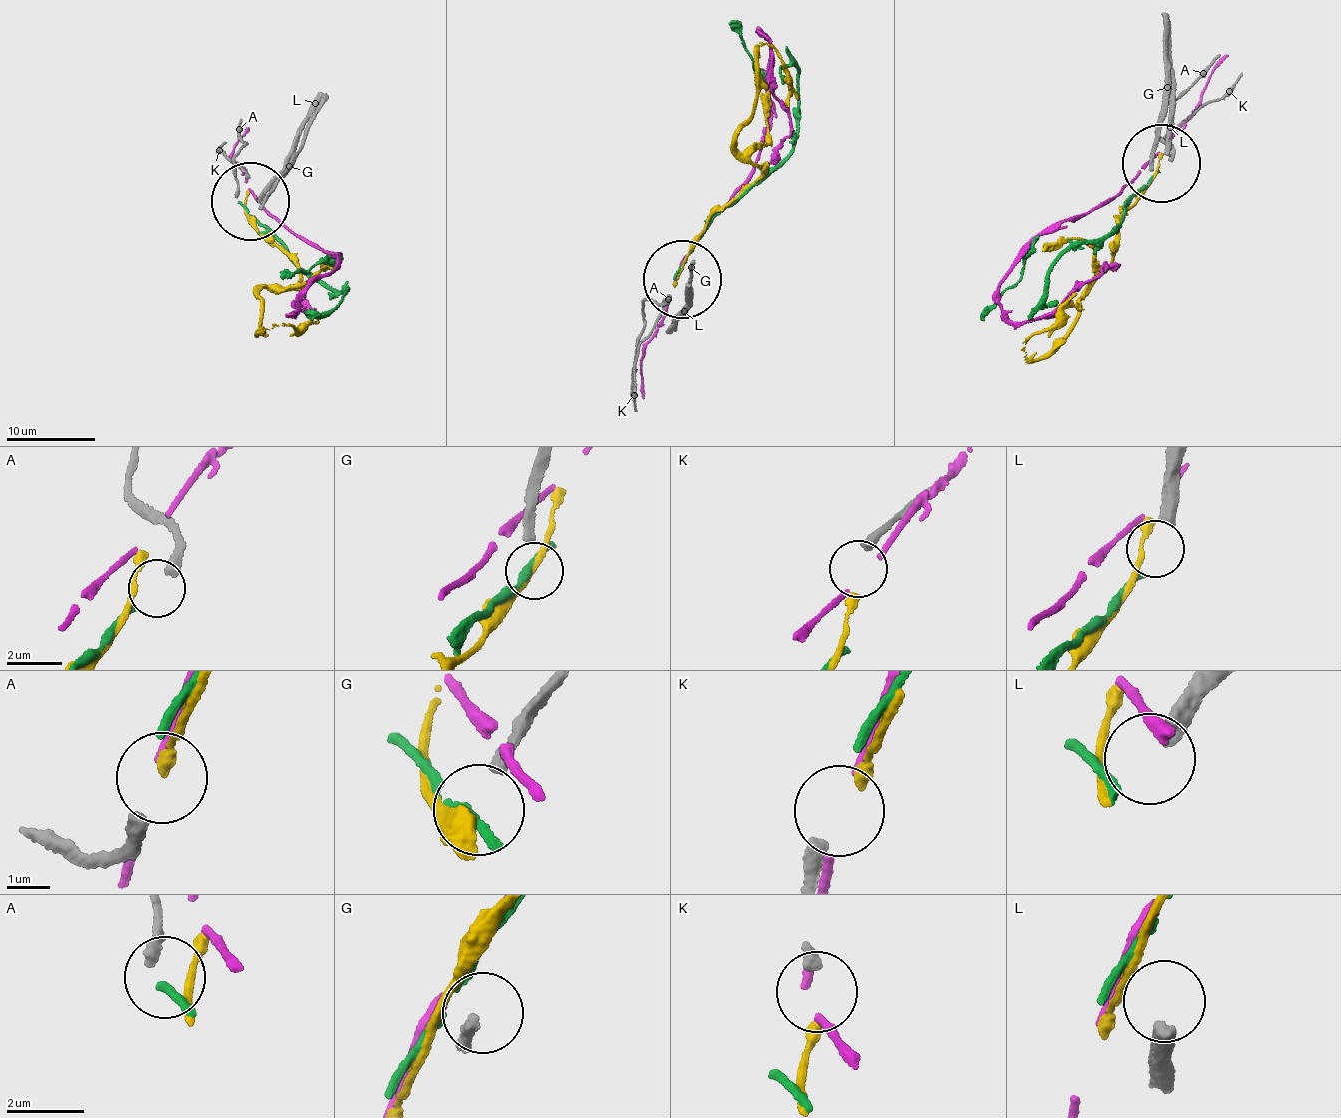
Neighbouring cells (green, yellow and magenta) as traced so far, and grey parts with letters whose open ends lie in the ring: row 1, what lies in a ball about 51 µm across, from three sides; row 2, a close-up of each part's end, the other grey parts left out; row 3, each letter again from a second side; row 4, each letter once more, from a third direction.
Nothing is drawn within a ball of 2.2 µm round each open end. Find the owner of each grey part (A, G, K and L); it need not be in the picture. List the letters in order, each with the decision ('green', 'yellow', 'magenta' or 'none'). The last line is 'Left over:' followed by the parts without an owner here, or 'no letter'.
A: green
G: none
K: yellow
L: none
Left over: G, L

